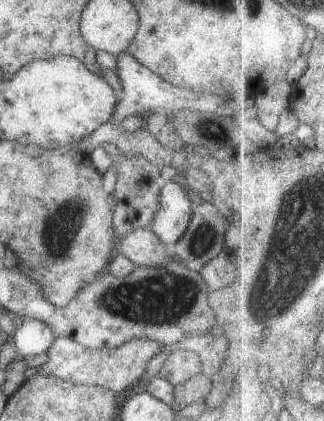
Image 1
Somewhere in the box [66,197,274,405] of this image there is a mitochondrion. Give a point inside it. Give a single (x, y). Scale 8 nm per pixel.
(161, 293)

